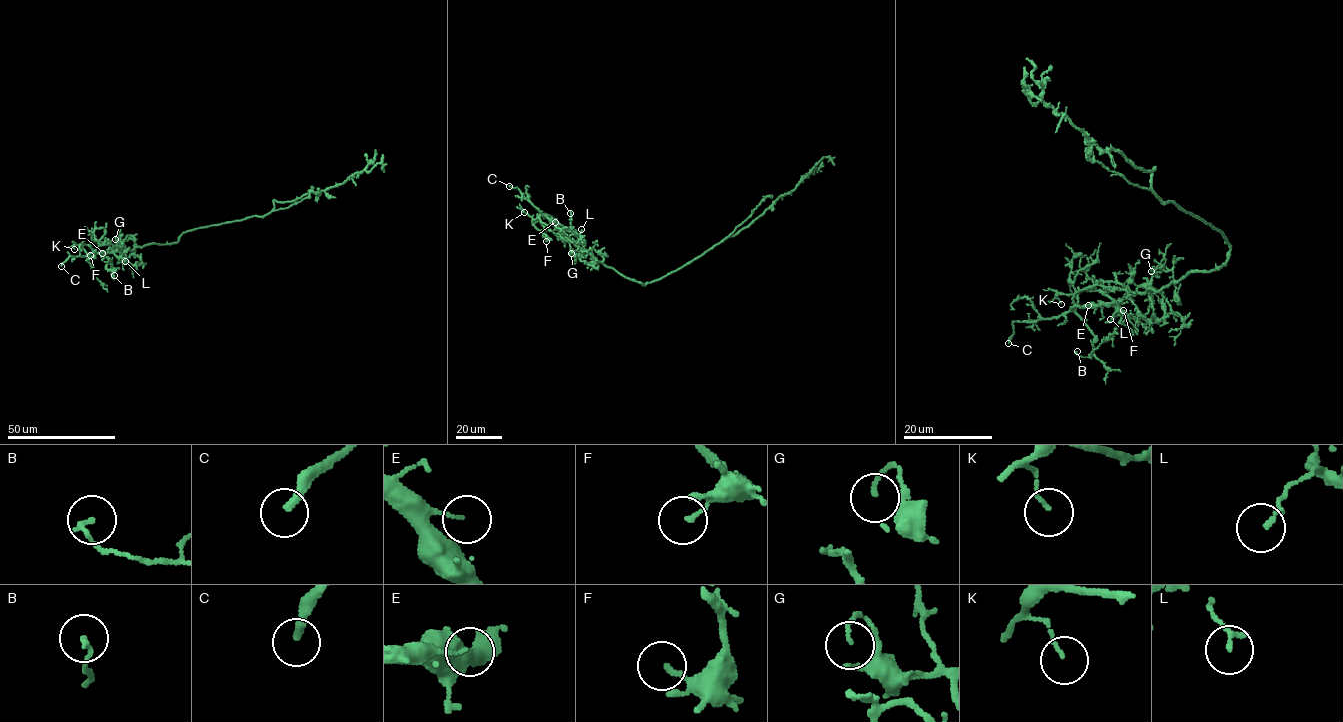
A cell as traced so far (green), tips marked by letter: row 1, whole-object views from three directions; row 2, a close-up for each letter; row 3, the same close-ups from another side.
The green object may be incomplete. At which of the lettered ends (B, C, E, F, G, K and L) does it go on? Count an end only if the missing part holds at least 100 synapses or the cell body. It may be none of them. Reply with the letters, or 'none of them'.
C

